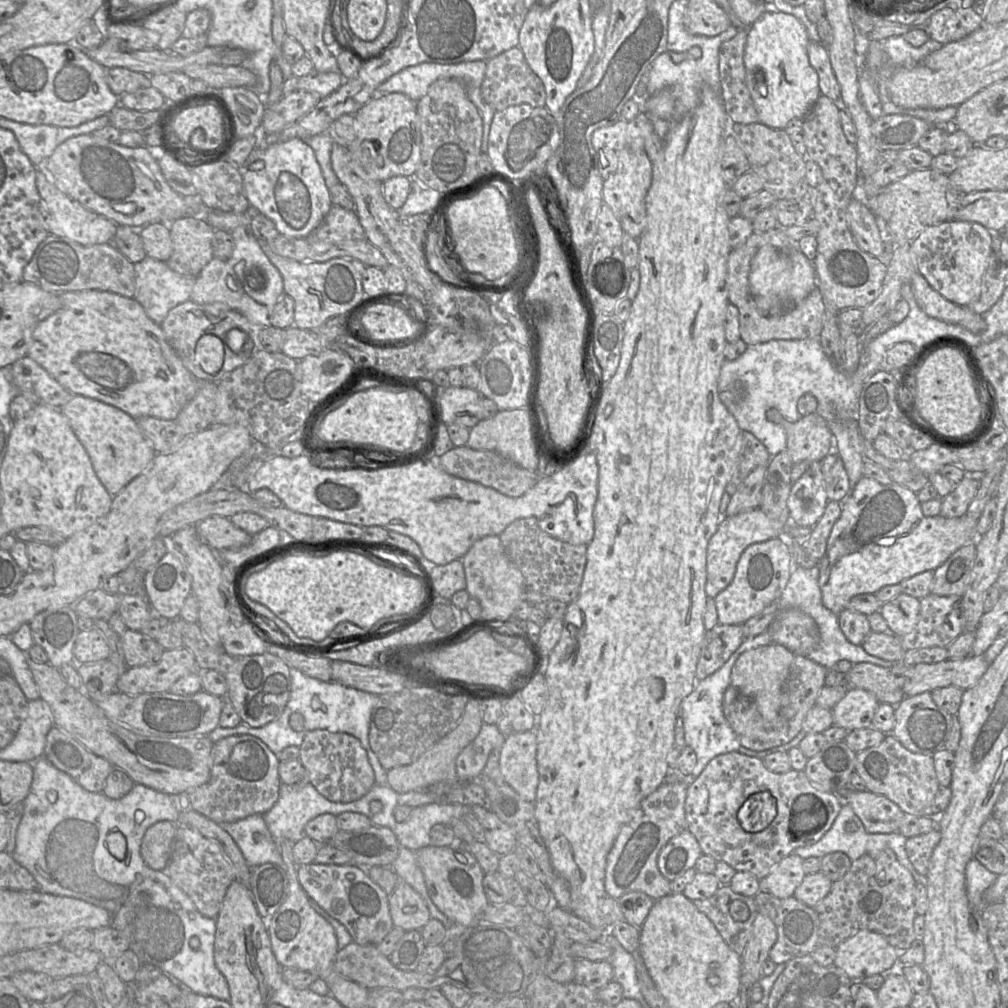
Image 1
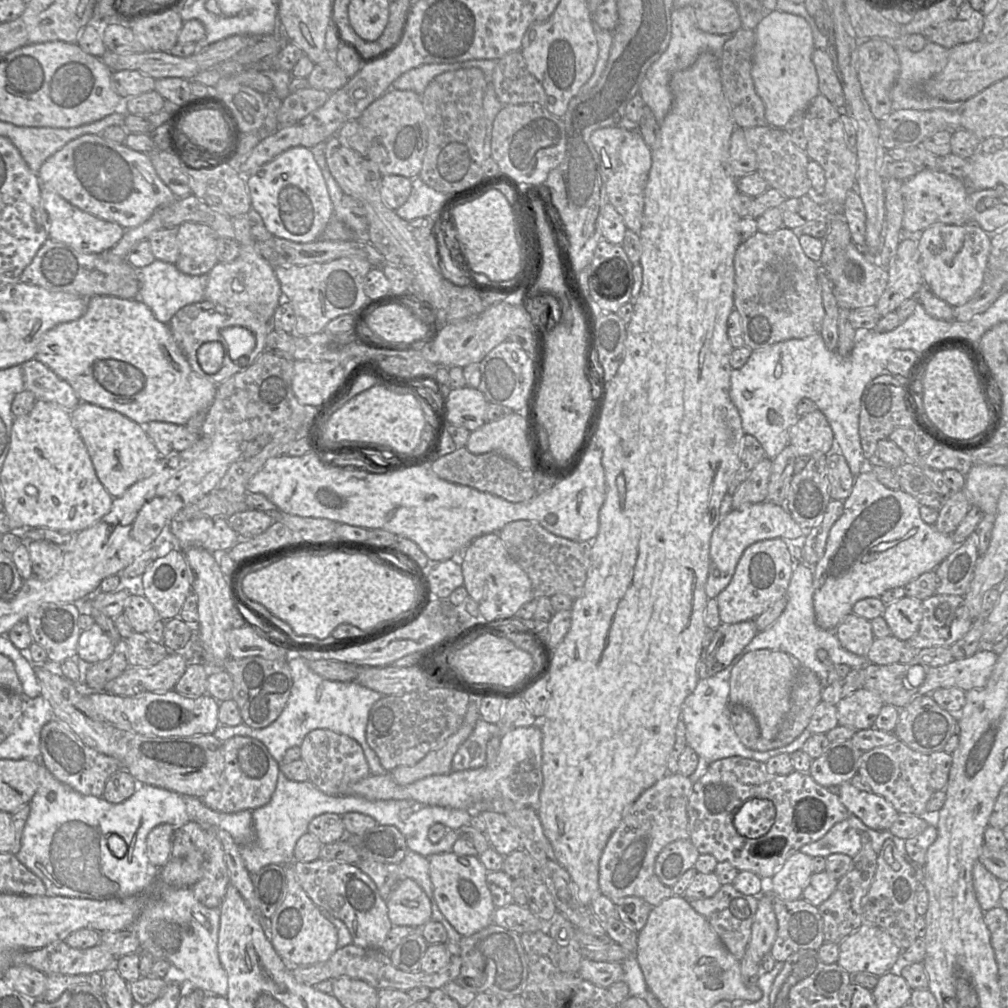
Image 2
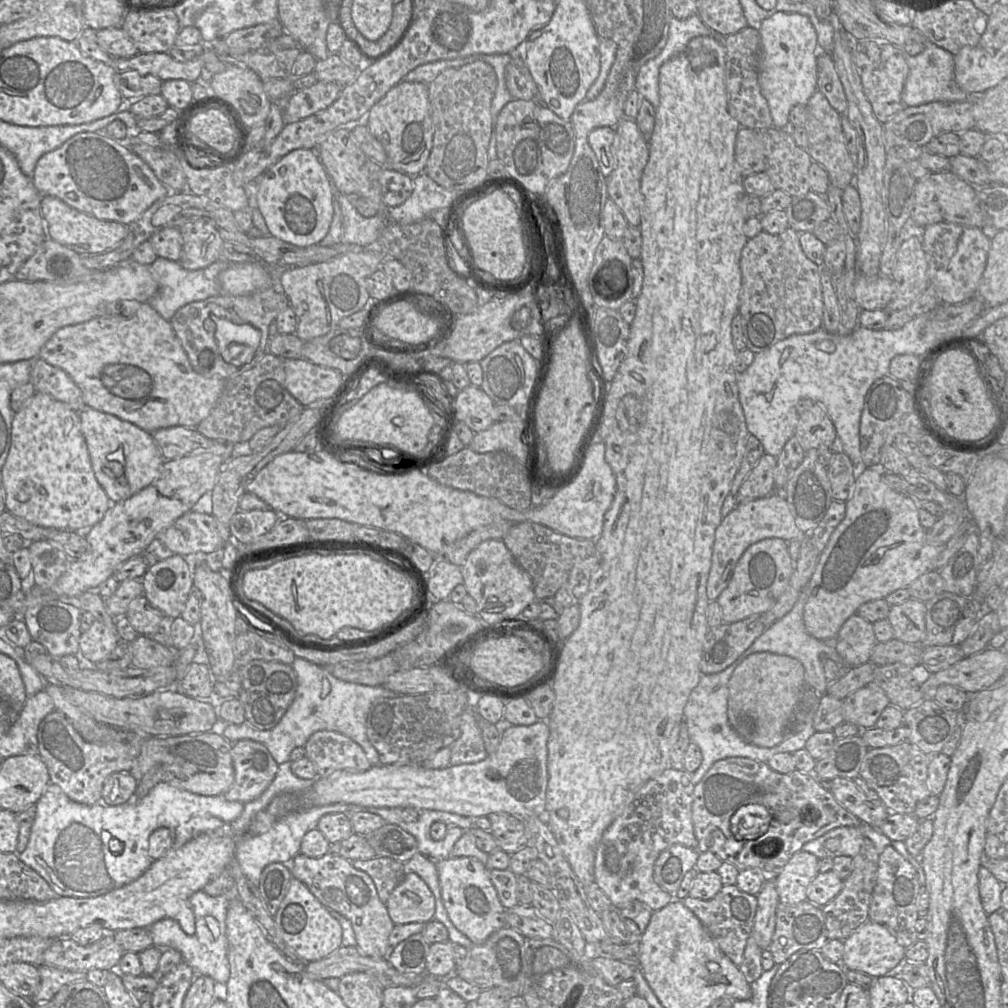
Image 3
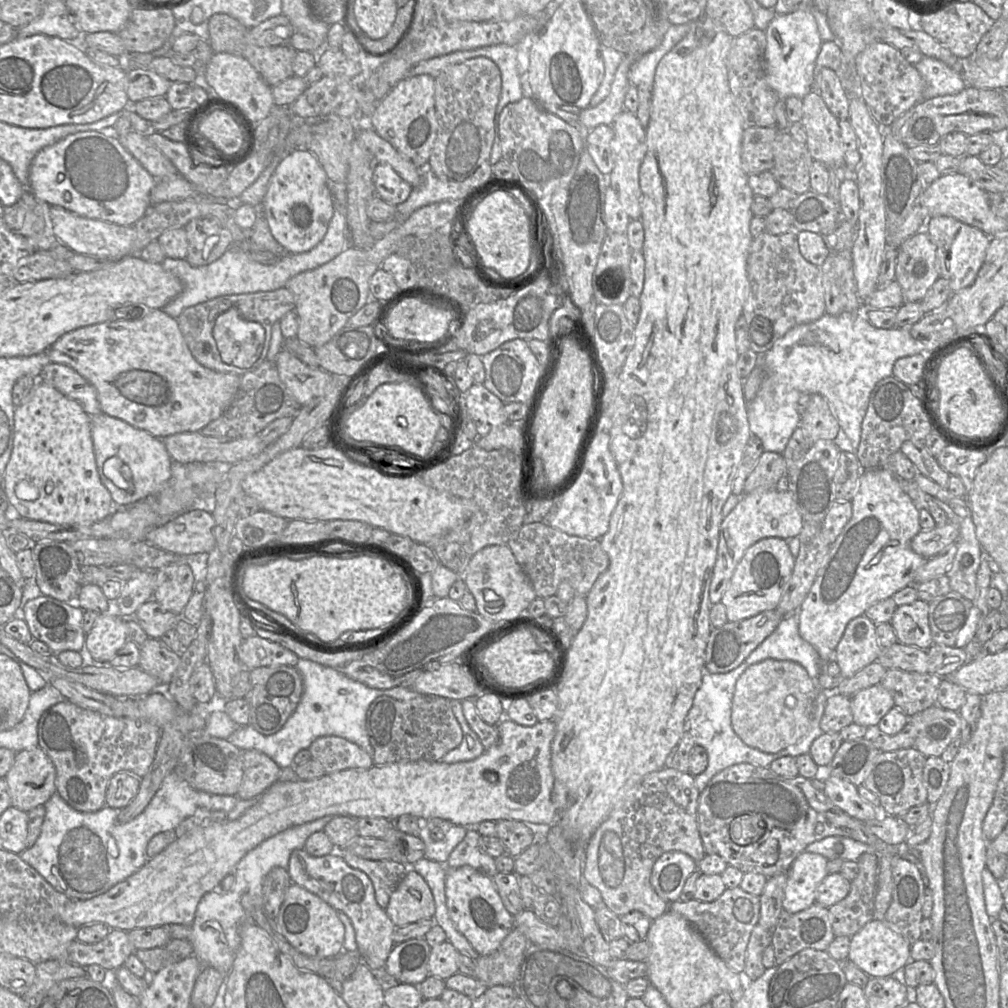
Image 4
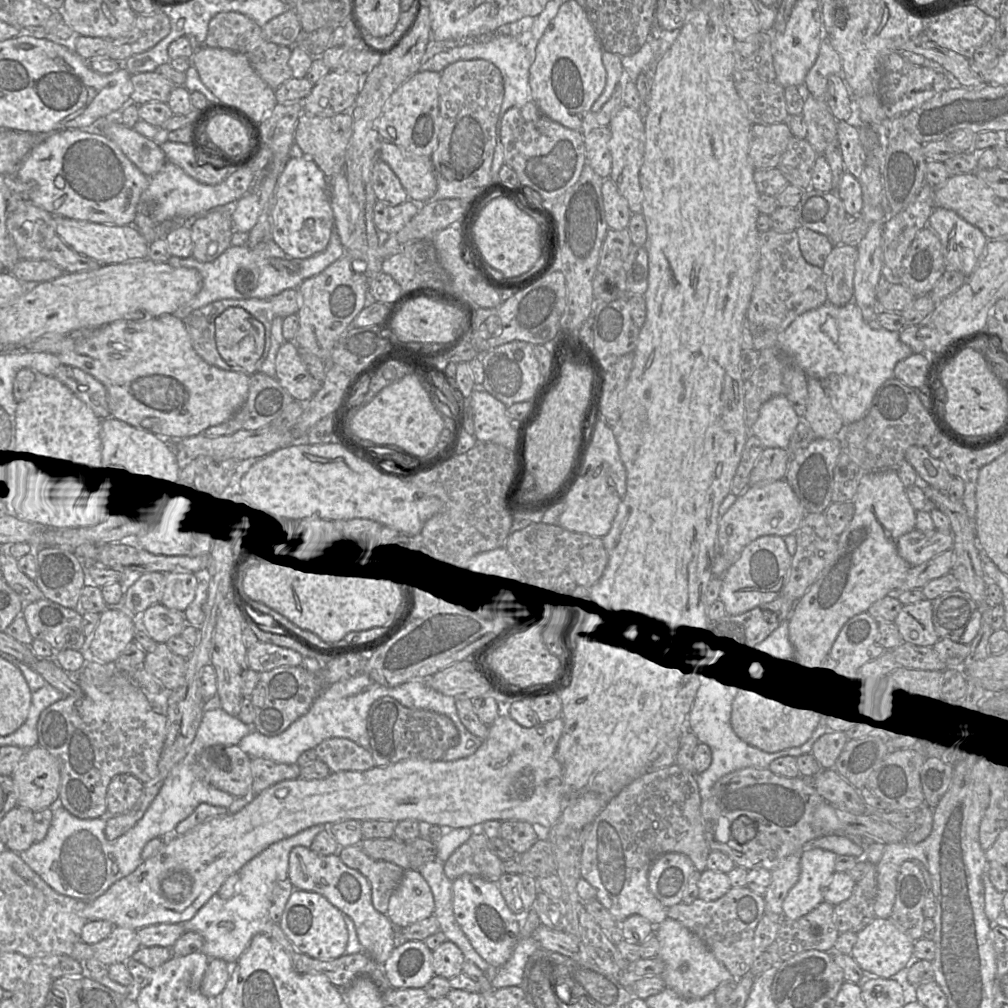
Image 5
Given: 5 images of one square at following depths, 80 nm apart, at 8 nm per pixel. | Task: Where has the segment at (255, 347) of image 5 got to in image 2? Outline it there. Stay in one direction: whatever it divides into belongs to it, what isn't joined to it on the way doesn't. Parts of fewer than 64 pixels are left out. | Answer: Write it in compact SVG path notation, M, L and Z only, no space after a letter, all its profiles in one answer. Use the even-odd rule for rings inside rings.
M230 326L220 331L226 343L226 352L229 358L236 364L240 364L240 371L250 367L255 359L252 359L252 349L255 346L255 336L245 327Z

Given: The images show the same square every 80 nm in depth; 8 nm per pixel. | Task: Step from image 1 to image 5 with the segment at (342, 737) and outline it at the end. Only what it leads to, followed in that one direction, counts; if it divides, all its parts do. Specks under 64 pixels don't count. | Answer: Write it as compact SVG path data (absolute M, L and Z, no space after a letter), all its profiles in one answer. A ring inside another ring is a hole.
M329 738L314 748L318 759L333 772L366 771L375 766L370 751L347 738Z

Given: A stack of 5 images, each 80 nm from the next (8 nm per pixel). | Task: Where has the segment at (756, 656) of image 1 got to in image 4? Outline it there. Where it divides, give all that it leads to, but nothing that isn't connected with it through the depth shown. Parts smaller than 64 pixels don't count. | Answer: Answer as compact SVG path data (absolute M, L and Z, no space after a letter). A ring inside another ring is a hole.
M765 659L753 664L740 675L735 685L732 728L748 746L765 753L777 753L795 744L809 732L819 689L817 682L797 662ZM788 696L796 699L792 708L786 706Z

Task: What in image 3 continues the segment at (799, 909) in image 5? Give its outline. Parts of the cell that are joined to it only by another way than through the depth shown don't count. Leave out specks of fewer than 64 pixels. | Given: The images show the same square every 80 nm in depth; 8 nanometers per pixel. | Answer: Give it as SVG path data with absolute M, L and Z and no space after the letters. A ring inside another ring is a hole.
M810 852L795 853L775 878L779 901L795 905L807 900L807 890L820 873L818 858Z

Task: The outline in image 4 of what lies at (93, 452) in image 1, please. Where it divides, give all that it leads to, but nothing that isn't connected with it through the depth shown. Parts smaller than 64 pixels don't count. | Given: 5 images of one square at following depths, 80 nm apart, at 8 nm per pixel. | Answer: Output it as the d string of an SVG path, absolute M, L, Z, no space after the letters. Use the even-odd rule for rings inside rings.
M103 412L91 416L91 434L92 434L93 447L94 447L94 453L95 453L98 473L100 475L100 479L101 479L103 485L111 493L115 507L130 505L138 500L141 500L141 499L147 497L148 495L152 494L152 493L155 493L170 478L171 466L172 466L173 460L172 460L170 454L168 453L166 446L162 439L148 433L147 431L145 431L143 429L136 428L136 427L130 425L129 423L125 422L122 419L116 418L113 416L109 416Z

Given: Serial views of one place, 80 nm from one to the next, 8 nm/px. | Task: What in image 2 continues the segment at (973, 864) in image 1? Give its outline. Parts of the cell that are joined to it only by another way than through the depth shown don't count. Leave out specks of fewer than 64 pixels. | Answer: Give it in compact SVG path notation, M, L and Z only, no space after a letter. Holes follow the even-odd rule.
M978 859L973 865L972 875L976 898L983 912L999 906L1003 883L990 873Z

